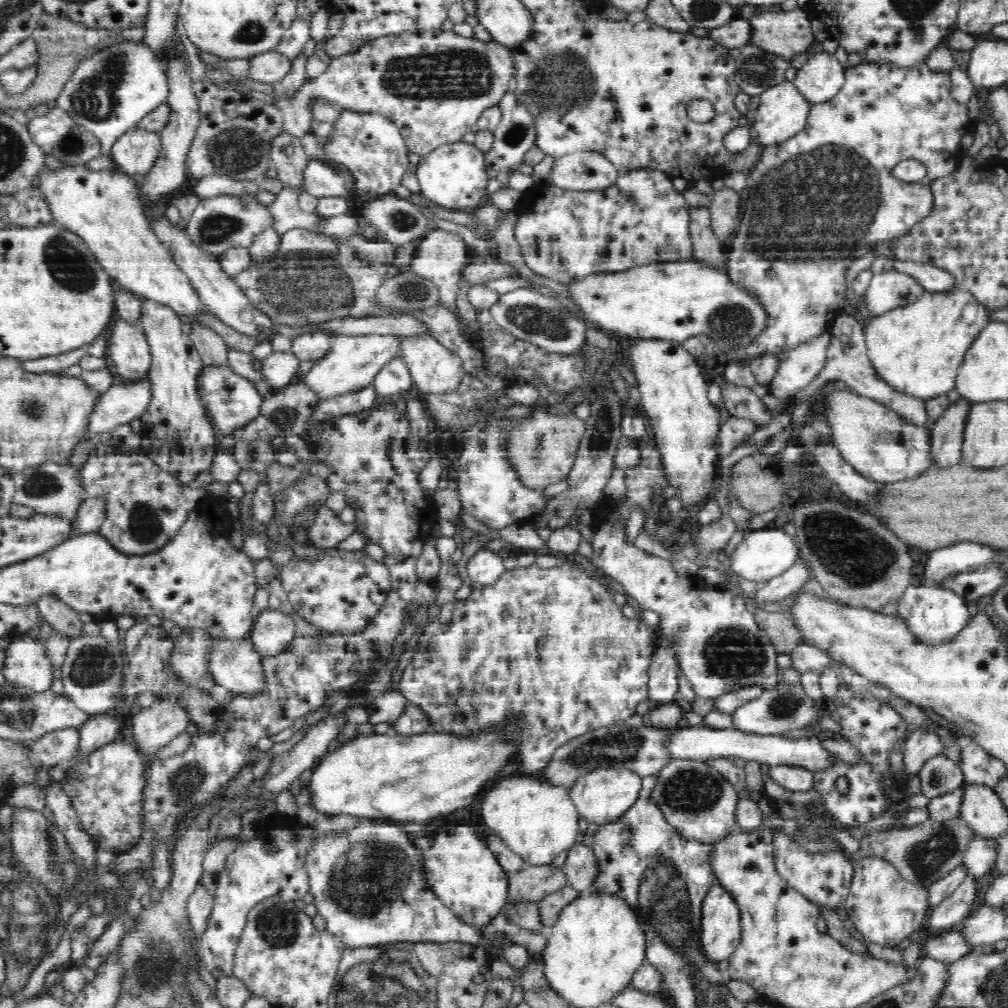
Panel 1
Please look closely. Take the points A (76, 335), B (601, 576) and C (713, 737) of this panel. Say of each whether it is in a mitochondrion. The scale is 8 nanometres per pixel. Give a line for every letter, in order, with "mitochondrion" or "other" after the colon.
A: other
B: other
C: other

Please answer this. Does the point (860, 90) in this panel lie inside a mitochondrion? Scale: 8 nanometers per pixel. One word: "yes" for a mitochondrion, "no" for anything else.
no

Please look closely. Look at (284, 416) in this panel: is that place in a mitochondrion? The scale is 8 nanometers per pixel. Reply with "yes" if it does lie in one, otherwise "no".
yes

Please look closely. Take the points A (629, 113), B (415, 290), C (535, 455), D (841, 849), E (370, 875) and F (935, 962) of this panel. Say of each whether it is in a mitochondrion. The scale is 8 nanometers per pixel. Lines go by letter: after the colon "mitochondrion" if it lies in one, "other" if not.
A: other
B: mitochondrion
C: mitochondrion
D: other
E: mitochondrion
F: other

